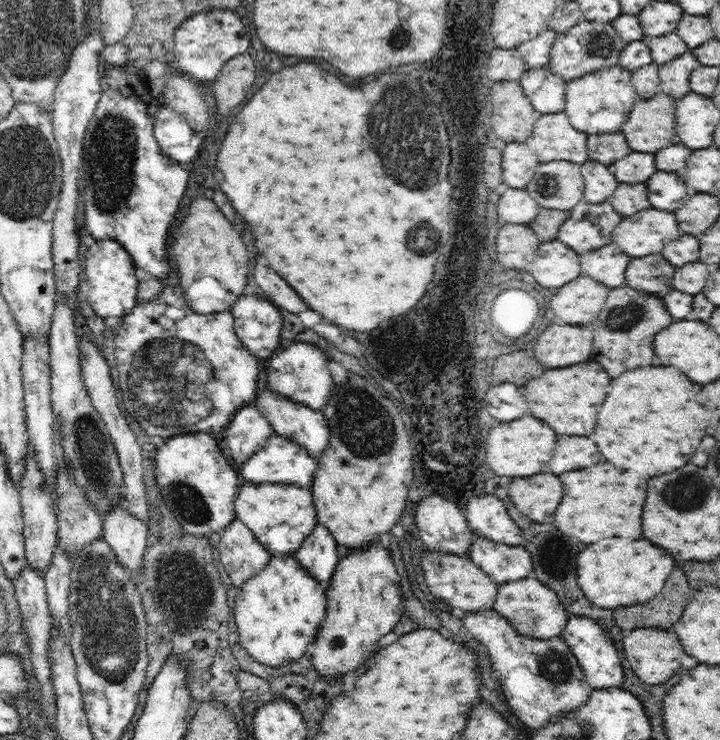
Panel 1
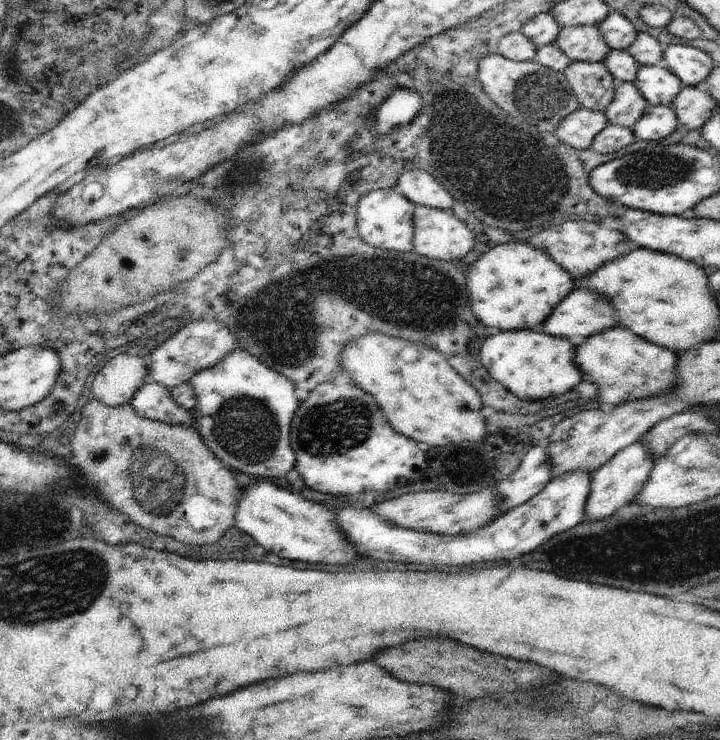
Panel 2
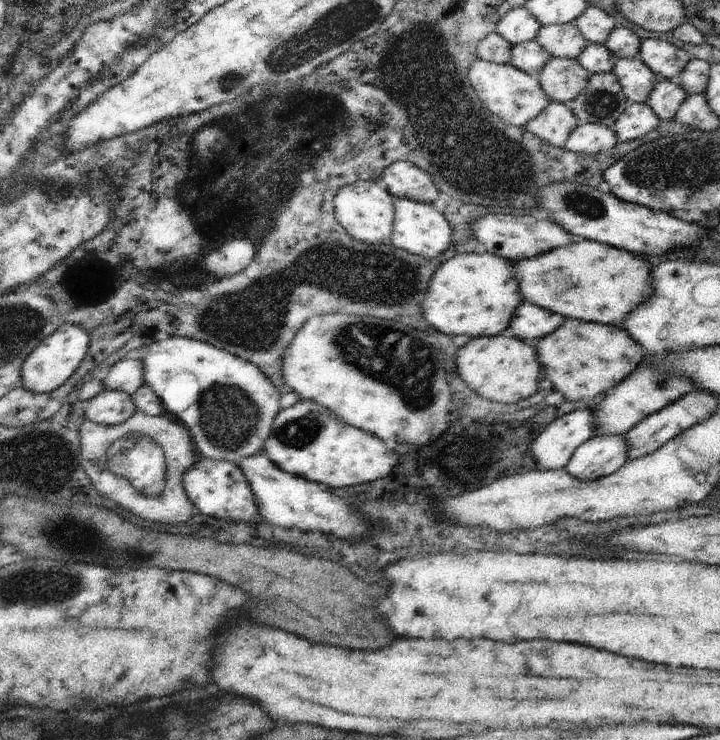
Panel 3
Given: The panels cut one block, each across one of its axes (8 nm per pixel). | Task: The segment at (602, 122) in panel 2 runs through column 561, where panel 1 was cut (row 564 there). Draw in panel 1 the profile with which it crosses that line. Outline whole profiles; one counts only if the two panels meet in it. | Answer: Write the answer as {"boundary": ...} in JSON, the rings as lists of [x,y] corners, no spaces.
{"boundary":[[[124,500],[112,507],[103,516],[102,536],[116,553],[118,561],[130,568],[132,578],[137,582],[138,569],[142,566],[142,554],[147,545],[147,524],[128,511]]]}

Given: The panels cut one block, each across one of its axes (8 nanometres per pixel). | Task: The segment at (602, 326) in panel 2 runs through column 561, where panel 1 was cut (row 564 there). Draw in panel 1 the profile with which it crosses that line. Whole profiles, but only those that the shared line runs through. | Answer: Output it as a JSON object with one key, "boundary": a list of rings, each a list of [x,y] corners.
{"boundary":[[[318,523],[295,552],[302,567],[316,578],[324,589],[329,587],[334,570],[338,564],[338,543],[330,530]]]}

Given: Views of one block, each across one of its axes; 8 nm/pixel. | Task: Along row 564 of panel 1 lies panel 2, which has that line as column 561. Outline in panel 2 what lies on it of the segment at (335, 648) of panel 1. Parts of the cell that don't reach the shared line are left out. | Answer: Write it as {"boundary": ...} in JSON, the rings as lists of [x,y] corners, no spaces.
{"boundary":[[[534,329],[499,331],[482,343],[479,357],[504,389],[522,400],[544,400],[559,397],[578,386],[584,379],[575,363],[576,347],[568,338],[539,333]]]}

